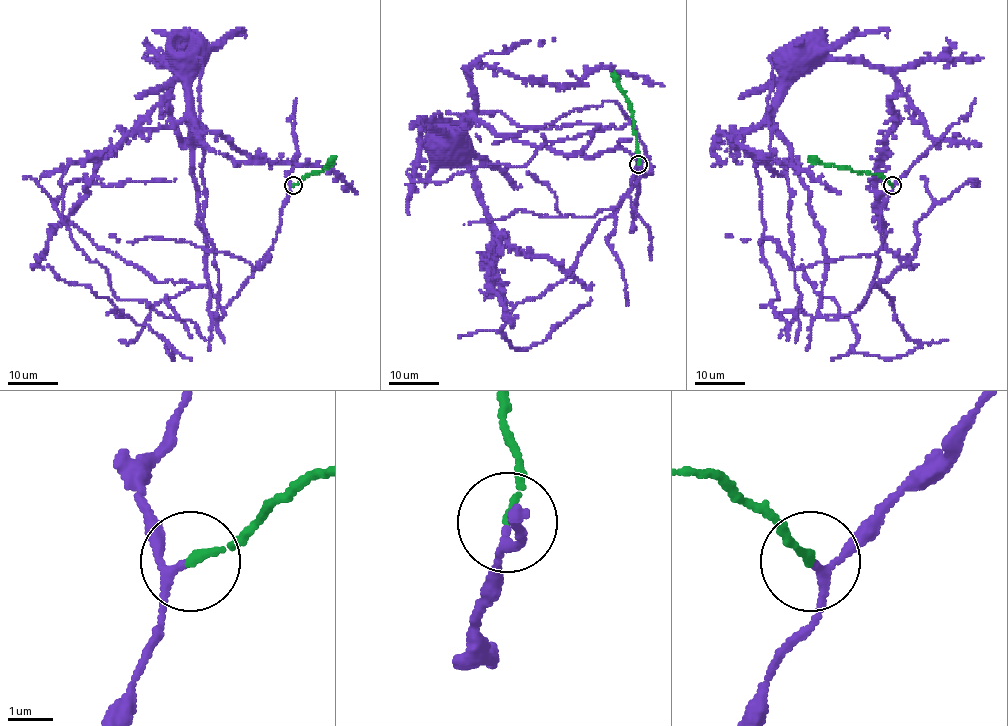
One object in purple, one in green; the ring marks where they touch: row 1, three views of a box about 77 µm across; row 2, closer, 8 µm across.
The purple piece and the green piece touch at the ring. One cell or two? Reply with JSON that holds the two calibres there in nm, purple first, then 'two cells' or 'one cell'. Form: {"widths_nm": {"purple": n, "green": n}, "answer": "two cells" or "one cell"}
{"widths_nm": {"purple": 150, "green": 170}, "answer": "one cell"}

